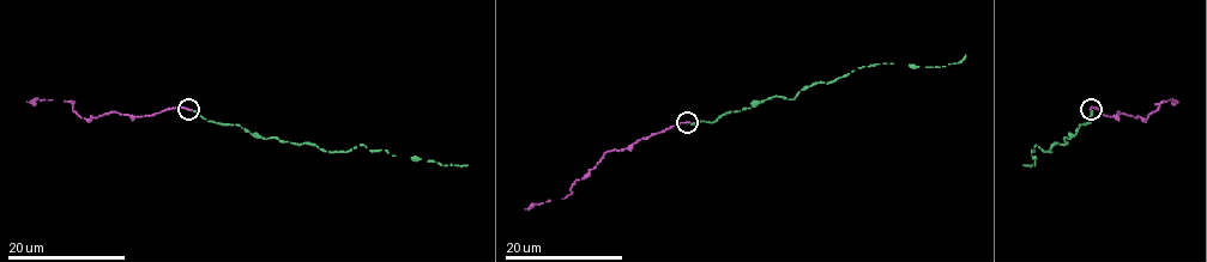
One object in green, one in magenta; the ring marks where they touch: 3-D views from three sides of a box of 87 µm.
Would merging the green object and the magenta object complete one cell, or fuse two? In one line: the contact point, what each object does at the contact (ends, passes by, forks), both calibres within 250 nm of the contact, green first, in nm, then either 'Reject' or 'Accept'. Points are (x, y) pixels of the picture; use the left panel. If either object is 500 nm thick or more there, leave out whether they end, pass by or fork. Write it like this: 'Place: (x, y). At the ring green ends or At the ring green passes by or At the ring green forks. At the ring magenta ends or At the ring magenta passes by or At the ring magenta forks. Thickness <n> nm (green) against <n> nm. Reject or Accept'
Place: (188, 109). At the ring green ends. At the ring magenta ends. Thickness 170 nm (green) against 180 nm. Accept

